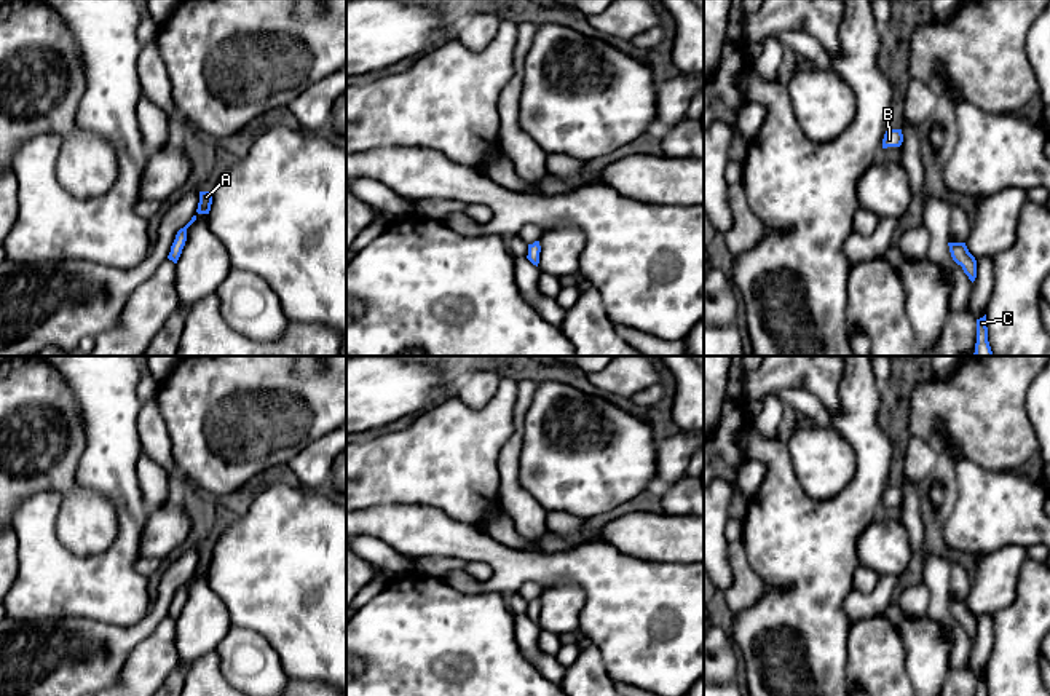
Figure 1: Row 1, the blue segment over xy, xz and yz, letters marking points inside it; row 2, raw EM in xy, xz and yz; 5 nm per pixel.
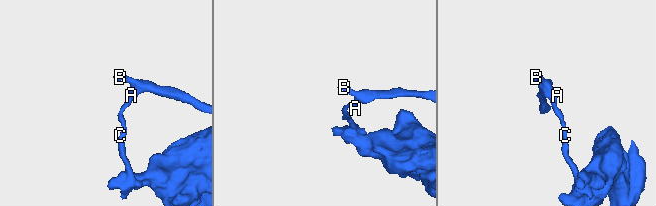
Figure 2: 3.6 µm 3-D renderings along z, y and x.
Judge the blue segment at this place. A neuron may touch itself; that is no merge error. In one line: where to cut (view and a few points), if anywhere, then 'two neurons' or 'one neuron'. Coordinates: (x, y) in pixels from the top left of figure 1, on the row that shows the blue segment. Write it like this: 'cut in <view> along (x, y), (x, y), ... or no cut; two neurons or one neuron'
cut in yz along (950, 248), (958, 256), (966, 253); two neurons

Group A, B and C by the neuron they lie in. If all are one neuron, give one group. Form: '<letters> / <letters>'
A B / C

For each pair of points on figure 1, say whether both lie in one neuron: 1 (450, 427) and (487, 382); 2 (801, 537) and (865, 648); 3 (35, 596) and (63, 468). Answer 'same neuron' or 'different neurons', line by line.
1: different neurons
2: different neurons
3: different neurons

